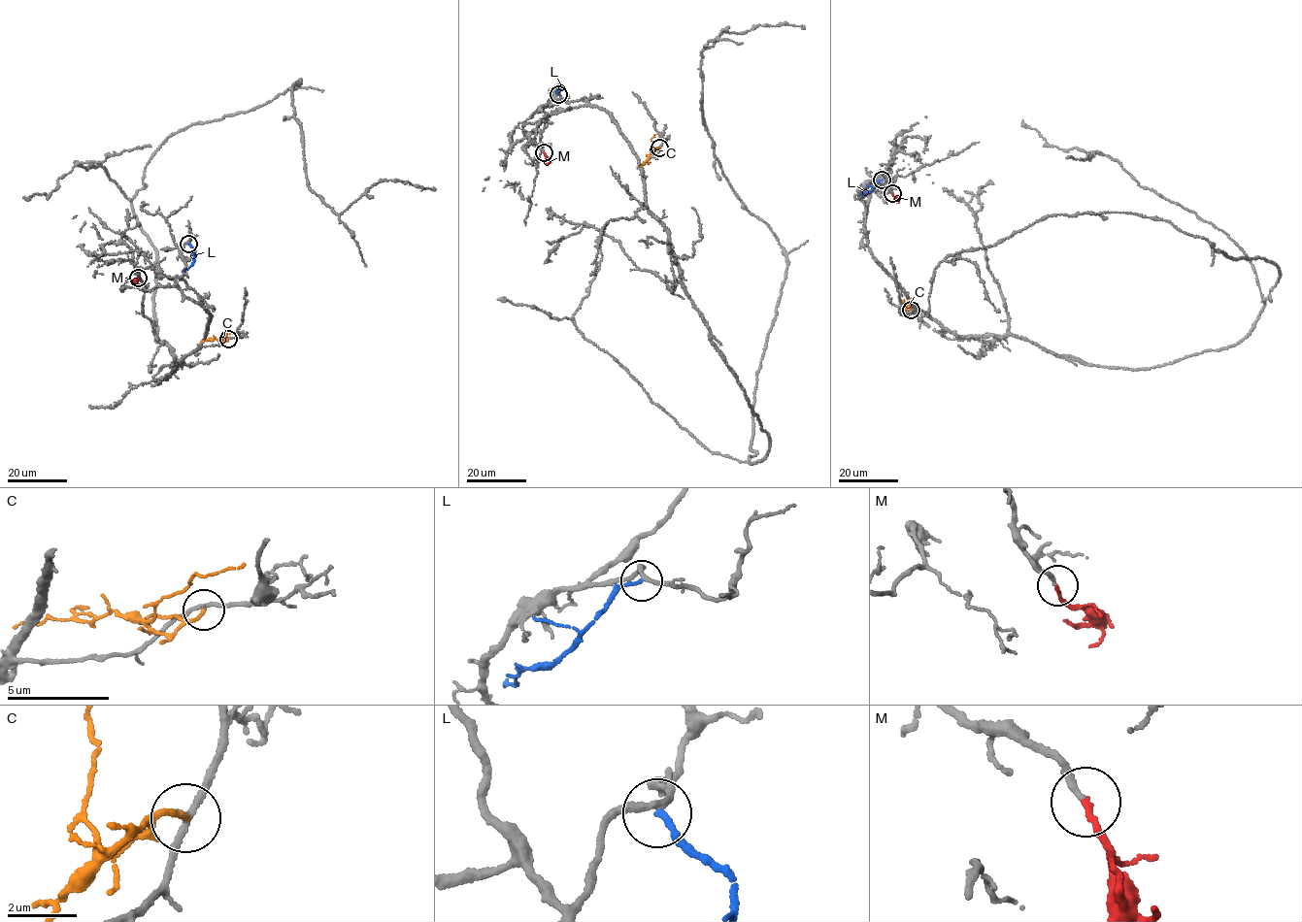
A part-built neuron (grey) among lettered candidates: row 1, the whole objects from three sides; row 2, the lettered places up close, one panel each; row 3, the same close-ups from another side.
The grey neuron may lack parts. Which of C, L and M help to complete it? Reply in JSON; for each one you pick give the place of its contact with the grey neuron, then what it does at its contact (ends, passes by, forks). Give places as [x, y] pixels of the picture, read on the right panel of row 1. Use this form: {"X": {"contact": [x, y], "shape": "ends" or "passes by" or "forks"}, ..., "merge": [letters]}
{"M": {"contact": [892, 193], "shape": "ends"}, "merge": ["M"]}

